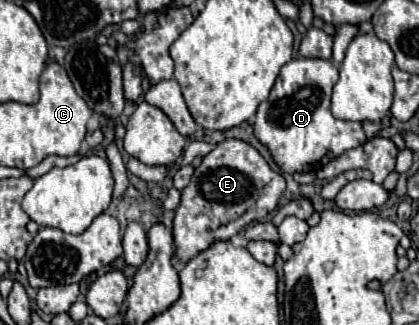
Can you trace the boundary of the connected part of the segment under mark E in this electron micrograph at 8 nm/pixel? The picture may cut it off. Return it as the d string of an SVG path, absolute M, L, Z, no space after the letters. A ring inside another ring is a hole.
M224 139L210 151L194 169L192 181L182 189L180 205L174 211L174 243L176 257L188 261L200 251L208 249L216 239L230 239L240 233L244 225L264 221L278 205L286 189L286 179L274 173L266 159L246 141Z

